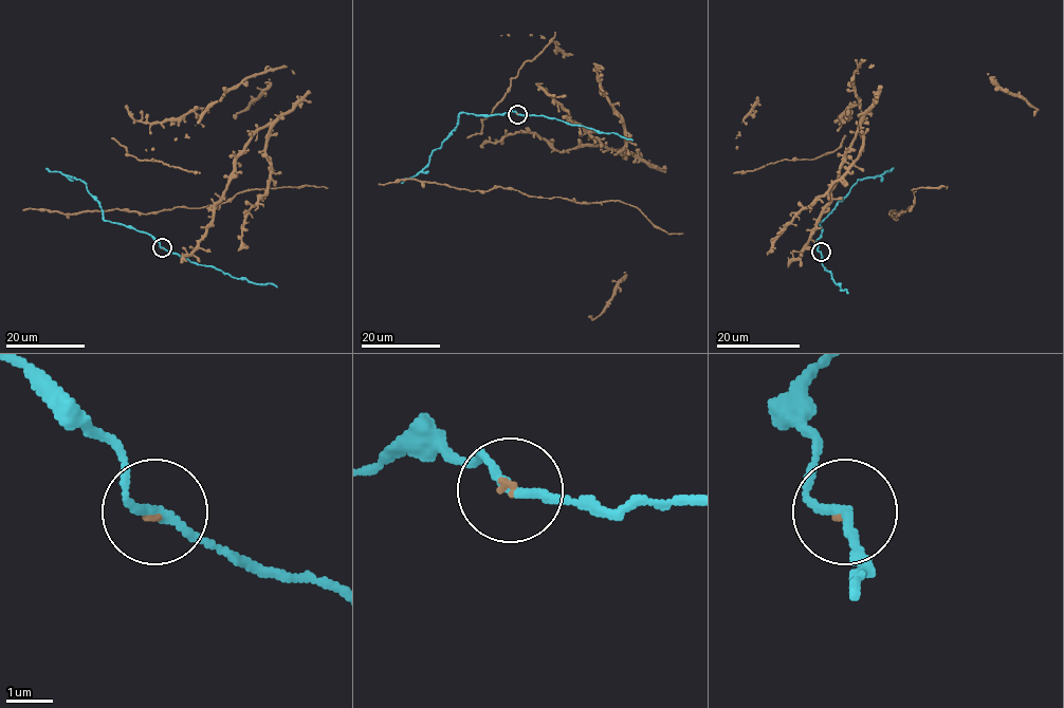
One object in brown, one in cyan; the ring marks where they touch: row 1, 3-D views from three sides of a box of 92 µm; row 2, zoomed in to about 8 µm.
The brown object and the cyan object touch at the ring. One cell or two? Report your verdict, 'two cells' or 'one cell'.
one cell

